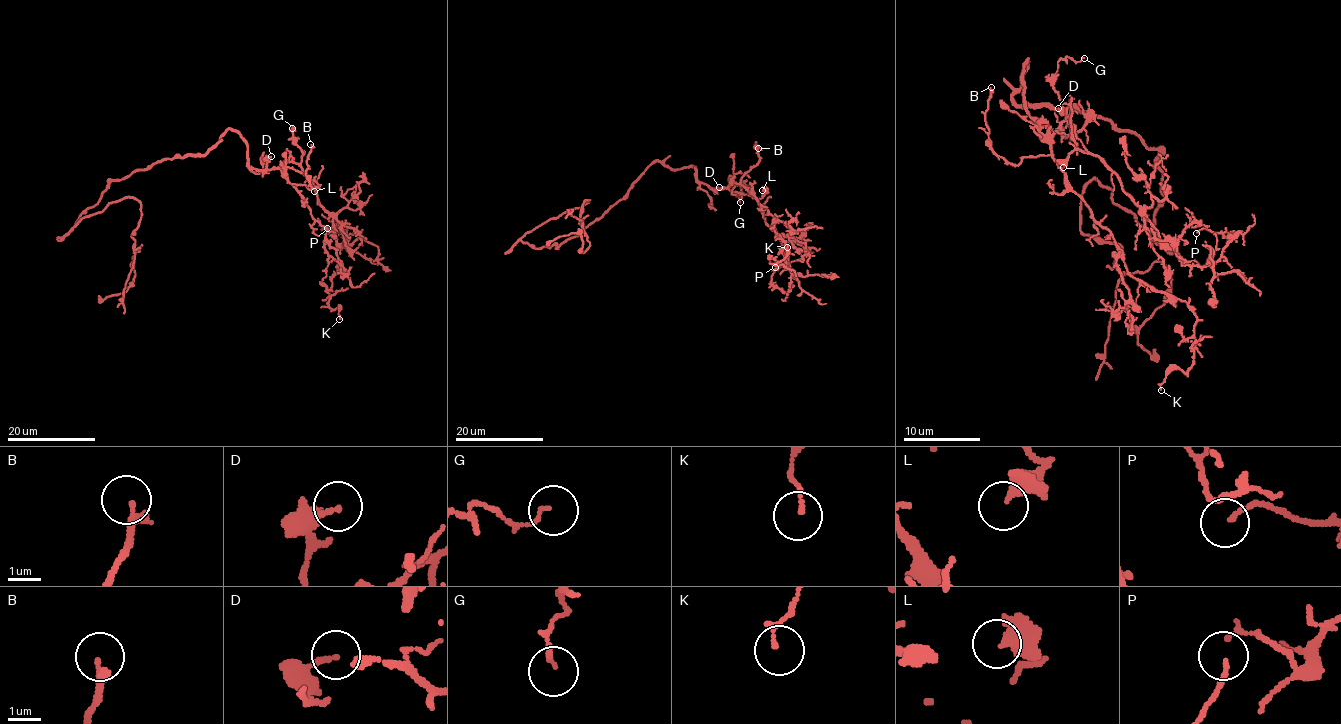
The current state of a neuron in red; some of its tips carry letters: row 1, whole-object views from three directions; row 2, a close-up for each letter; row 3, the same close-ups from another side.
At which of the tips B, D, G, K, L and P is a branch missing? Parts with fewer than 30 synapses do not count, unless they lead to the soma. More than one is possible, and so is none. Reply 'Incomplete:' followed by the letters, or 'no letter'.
Incomplete: no letter

